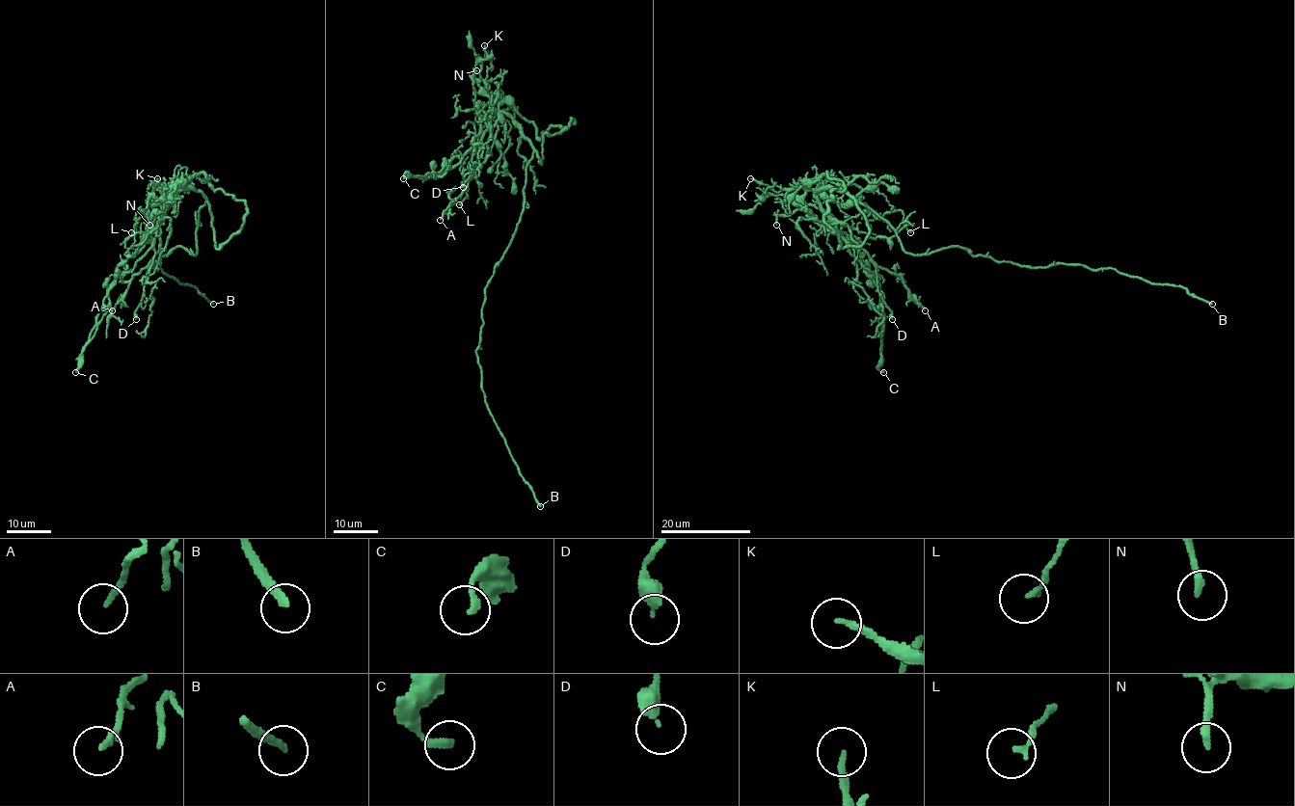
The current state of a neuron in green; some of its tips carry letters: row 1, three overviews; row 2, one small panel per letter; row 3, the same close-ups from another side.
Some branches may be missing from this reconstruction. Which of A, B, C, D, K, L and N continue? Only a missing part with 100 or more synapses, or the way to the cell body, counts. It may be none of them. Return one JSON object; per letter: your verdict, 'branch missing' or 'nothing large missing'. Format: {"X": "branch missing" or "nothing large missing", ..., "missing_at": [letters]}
{"A": "nothing large missing", "B": "branch missing", "C": "nothing large missing", "D": "nothing large missing", "K": "nothing large missing", "L": "nothing large missing", "N": "nothing large missing", "missing_at": ["B"]}

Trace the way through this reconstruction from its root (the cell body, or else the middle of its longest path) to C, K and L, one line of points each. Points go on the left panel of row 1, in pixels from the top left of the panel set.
C: (196, 247), (199, 210), (206, 198), (196, 190), (174, 190), (150, 249), (117, 278), (104, 298), (75, 372)
K: (196, 247), (199, 210), (206, 198), (191, 189), (165, 190), (160, 186), (152, 192), (157, 178)
L: (196, 247), (206, 202), (196, 190), (174, 190), (163, 221), (158, 212), (136, 218), (139, 210), (131, 232)

